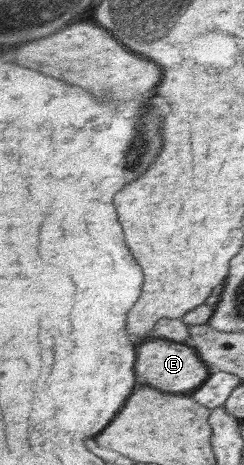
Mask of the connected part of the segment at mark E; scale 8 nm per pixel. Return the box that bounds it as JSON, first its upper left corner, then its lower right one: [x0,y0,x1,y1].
[138,337,212,393]

